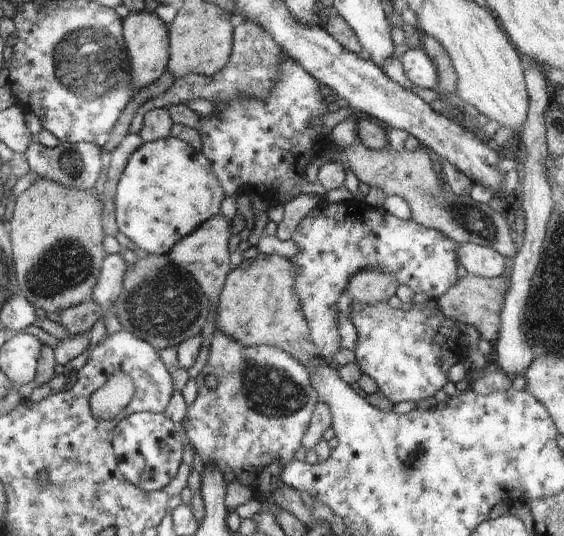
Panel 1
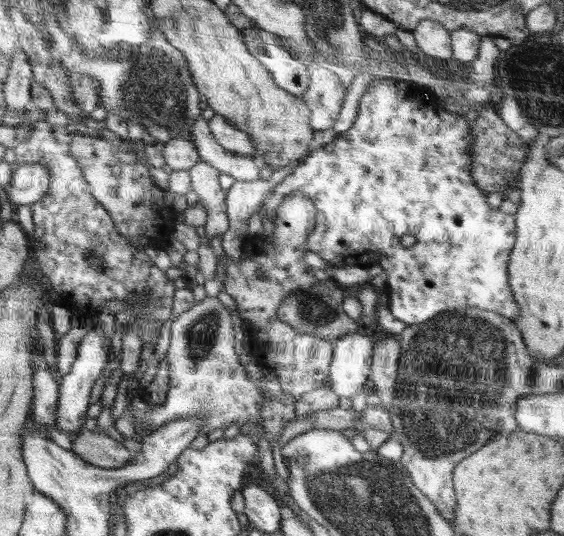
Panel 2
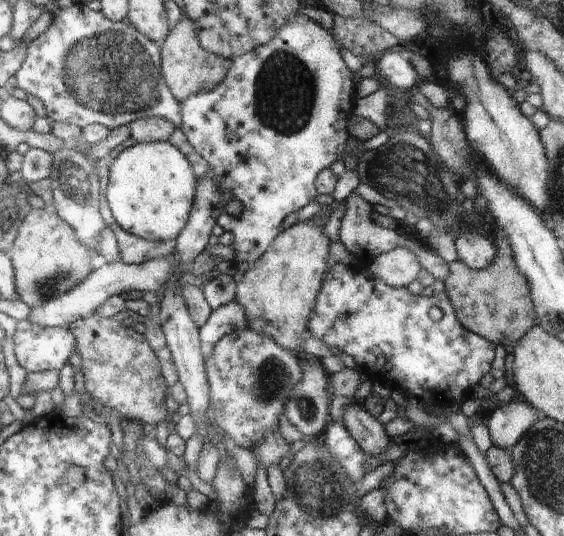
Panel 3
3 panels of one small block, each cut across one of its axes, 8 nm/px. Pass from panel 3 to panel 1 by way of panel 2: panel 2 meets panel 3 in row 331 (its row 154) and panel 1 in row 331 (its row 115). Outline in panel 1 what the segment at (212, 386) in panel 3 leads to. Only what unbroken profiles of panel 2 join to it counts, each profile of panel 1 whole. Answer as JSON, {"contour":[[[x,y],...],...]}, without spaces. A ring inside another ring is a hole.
{"contour":[[[216,328],[207,365],[196,376],[198,397],[187,407],[185,418],[180,422],[181,432],[193,447],[196,456],[206,465],[212,464],[220,473],[232,472],[241,485],[258,489],[263,497],[262,510],[268,510],[274,518],[277,505],[269,499],[281,484],[282,472],[295,459],[302,438],[308,429],[319,396],[310,385],[309,370],[288,352],[271,345],[244,347]],[[215,376],[218,386],[208,388],[206,378]]]}

